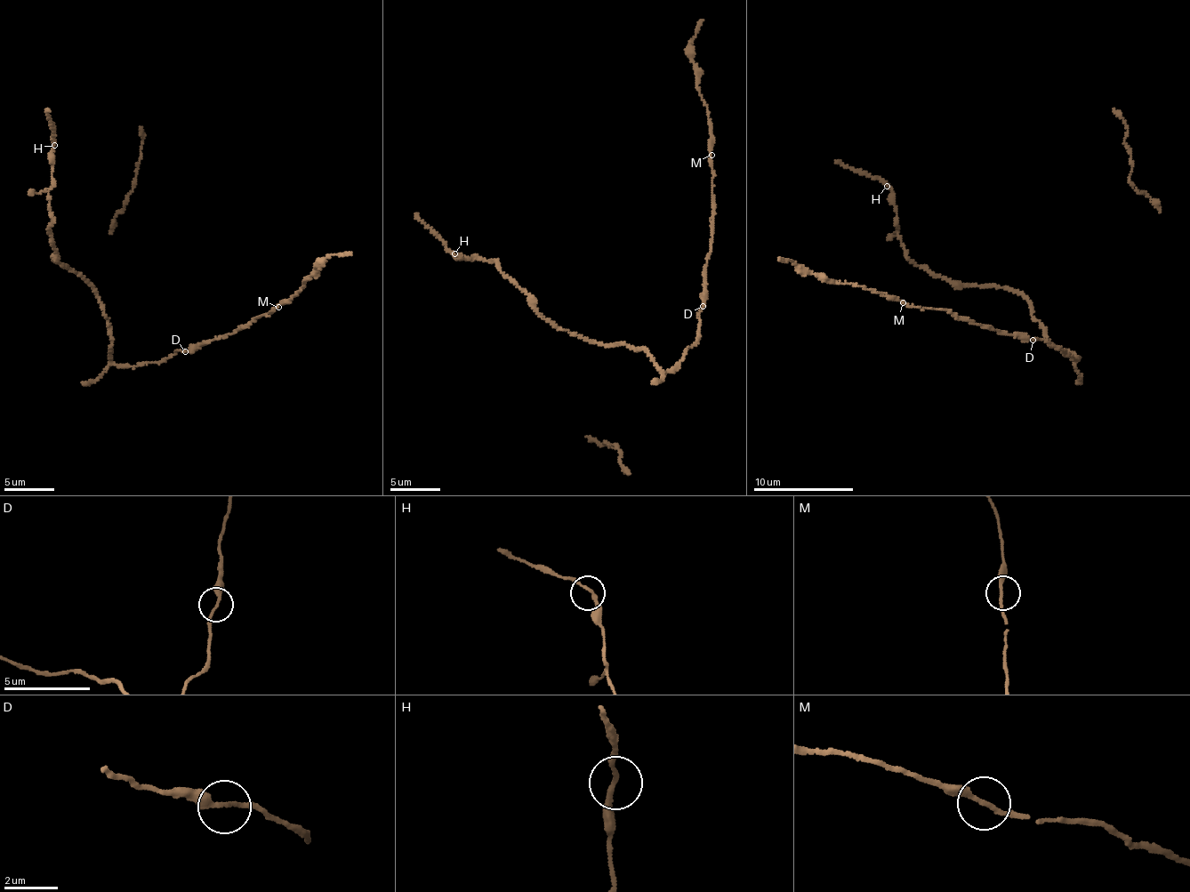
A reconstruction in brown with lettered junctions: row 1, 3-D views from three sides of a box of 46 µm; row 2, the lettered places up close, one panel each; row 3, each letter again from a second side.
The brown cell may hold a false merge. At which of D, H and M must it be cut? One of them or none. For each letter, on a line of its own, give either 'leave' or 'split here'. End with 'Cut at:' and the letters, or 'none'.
D: leave
H: leave
M: leave
Cut at: none

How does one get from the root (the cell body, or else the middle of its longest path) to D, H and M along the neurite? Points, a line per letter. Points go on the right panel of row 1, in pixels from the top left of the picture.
D: (1072, 357), (1047, 340), (1033, 340)
H: (1072, 357), (1050, 341), (1047, 327), (1019, 294), (999, 285), (953, 285), (904, 255), (895, 194), (887, 186)
M: (1072, 357), (1047, 340), (999, 333), (988, 325), (955, 318), (945, 309), (921, 309), (902, 303)

